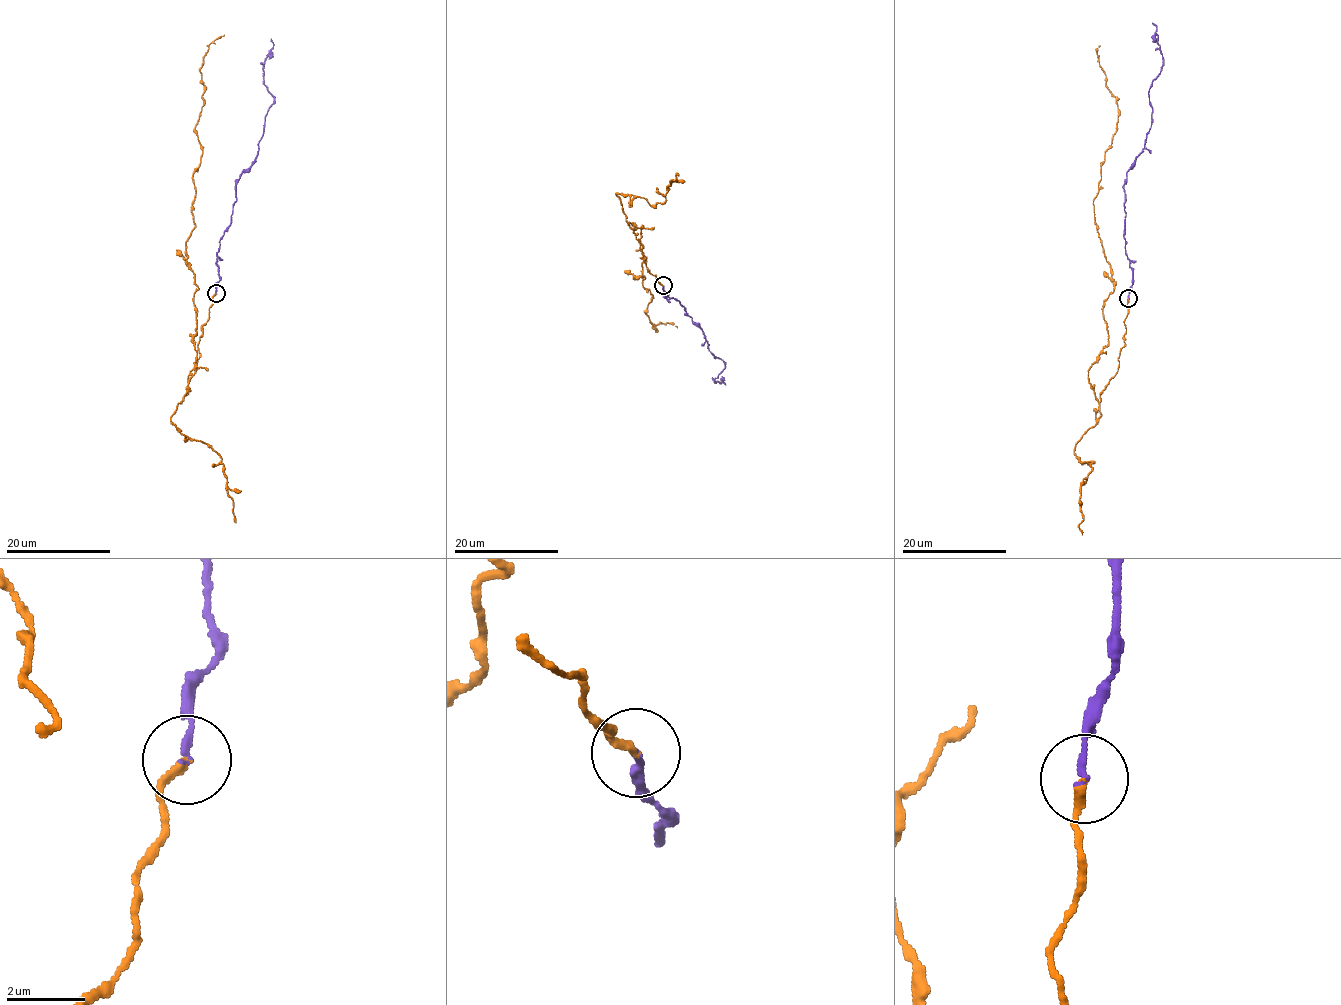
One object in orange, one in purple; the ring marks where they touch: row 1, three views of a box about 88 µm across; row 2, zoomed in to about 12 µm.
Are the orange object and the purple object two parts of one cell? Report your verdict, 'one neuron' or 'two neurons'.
one neuron

